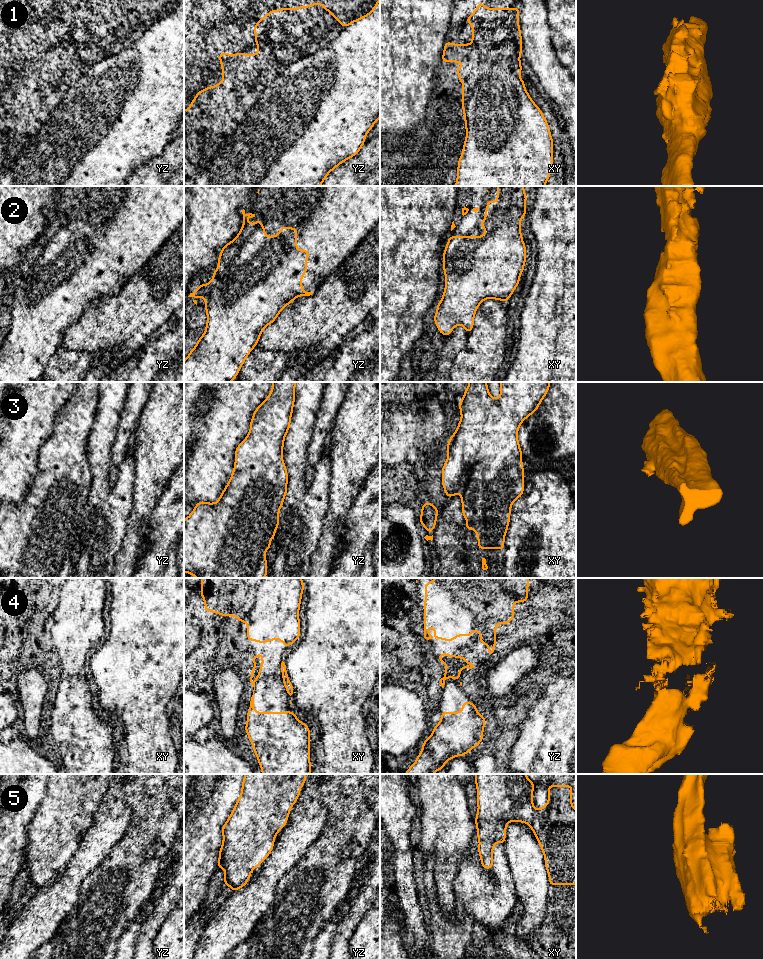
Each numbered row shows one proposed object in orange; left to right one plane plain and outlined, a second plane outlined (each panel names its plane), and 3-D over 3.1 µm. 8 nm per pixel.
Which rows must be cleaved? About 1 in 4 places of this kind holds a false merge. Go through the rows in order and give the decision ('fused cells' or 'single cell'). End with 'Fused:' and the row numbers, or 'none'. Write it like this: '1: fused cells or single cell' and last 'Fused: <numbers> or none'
1: single cell
2: single cell
3: single cell
4: single cell
5: single cell
Fused: none

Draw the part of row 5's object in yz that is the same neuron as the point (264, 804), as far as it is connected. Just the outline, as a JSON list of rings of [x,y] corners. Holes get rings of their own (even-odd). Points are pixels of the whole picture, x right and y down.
[[[245,774],[242,783],[241,795],[228,820],[225,822],[222,828],[223,842],[219,851],[219,860],[217,862],[217,867],[221,867],[225,871],[224,884],[226,884],[228,887],[231,887],[232,892],[247,885],[253,869],[258,867],[272,851],[275,842],[275,836],[287,824],[290,808],[296,803],[300,795],[300,788],[304,786],[305,781],[306,774]]]

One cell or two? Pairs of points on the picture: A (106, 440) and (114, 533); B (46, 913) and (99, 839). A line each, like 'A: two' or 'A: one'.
A: one
B: one

